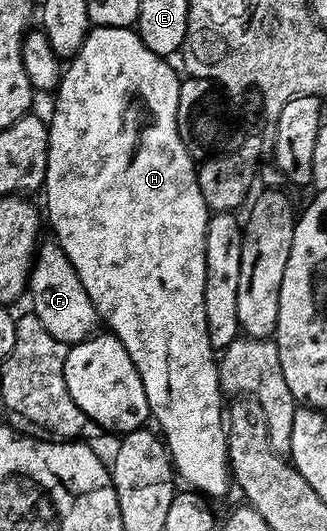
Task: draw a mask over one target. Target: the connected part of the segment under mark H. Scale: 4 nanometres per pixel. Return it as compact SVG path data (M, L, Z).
M96 26L90 27L85 34L85 41L81 43L81 48L78 50L76 56L68 61L67 67L61 73L61 85L56 90L55 99L57 101L53 104L53 117L48 117L47 127L49 129L49 149L47 150L47 170L45 171L45 183L43 185L43 193L45 192L45 208L47 213L47 224L53 227L55 235L55 243L62 248L63 254L70 259L71 265L75 268L75 274L79 276L79 281L83 284L83 288L87 290L90 295L91 302L94 303L94 308L100 316L100 323L108 329L112 335L119 338L119 342L123 342L123 346L127 350L127 354L131 354L131 362L135 362L135 370L139 370L141 381L143 382L143 390L147 390L147 402L149 403L149 411L152 419L157 419L160 433L163 435L166 447L169 449L169 458L172 460L175 467L175 472L178 477L181 476L186 480L190 489L196 490L206 497L221 496L228 488L231 488L231 473L229 471L229 441L227 439L227 424L223 419L223 404L221 408L221 399L223 393L221 390L221 374L219 371L219 360L215 355L215 350L211 346L211 338L207 334L207 310L203 306L203 290L205 289L205 279L207 278L207 222L210 218L209 207L203 202L203 194L199 190L199 182L197 181L197 168L195 167L194 157L189 155L189 151L185 148L183 138L179 134L179 126L177 125L177 111L179 110L179 86L182 82L182 77L177 76L175 69L169 65L170 61L164 56L156 56L147 45L145 45L141 37L137 35L133 28L98 28Z

